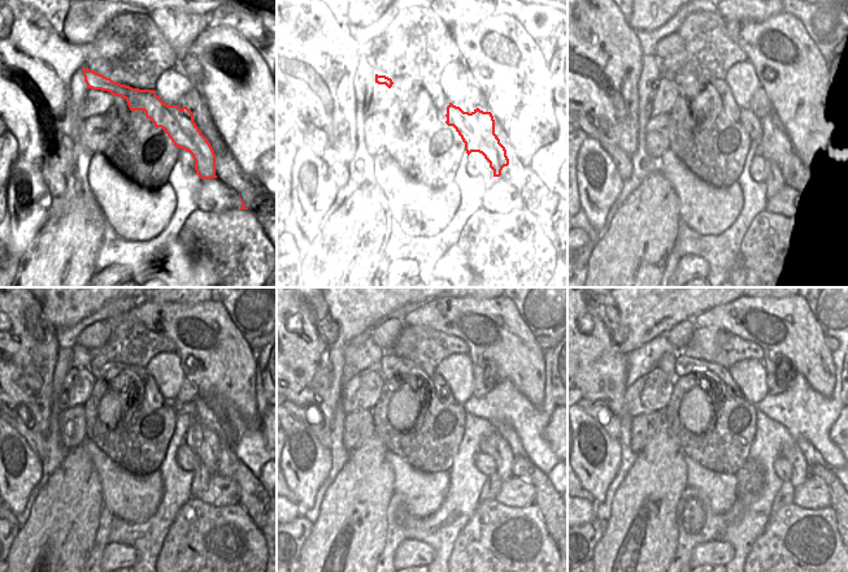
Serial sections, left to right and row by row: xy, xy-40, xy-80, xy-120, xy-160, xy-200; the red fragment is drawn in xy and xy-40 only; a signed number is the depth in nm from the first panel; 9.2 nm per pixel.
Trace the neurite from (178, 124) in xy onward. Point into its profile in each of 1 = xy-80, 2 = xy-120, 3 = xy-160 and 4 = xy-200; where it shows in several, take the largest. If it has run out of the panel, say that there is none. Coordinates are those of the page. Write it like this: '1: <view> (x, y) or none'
1: xy-80 (775, 146)
2: xy-120 (198, 436)
3: xy-160 (495, 441)
4: xy-200 (794, 447)

